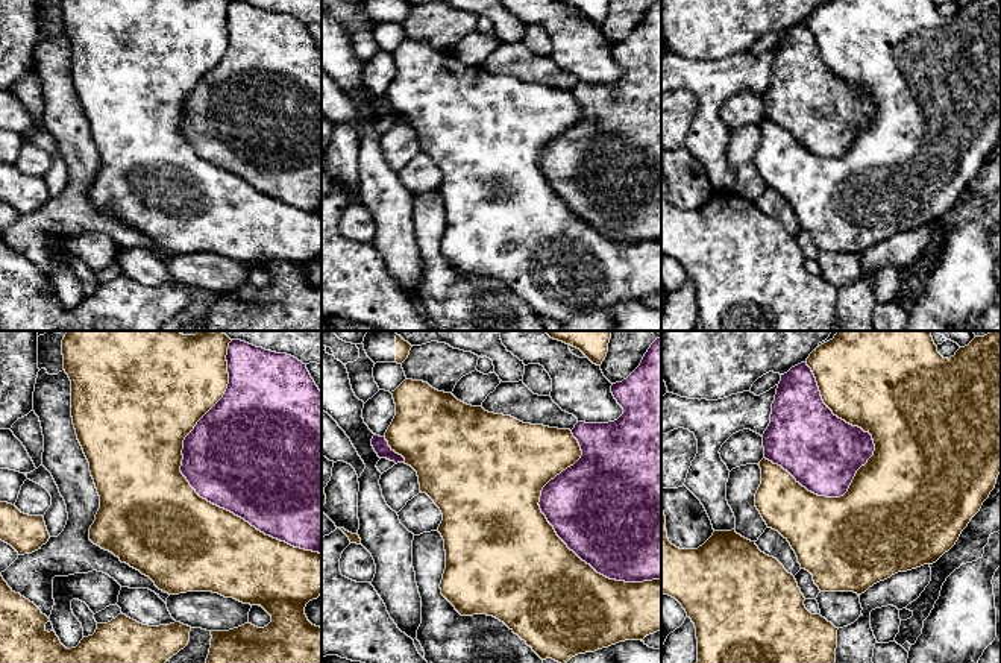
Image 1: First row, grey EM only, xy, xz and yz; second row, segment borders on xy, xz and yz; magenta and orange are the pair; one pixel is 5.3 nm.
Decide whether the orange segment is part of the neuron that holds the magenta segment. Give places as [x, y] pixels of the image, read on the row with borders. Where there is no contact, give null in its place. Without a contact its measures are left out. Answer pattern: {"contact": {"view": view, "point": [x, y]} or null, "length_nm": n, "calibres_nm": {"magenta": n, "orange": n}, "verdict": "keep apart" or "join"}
{"contact": {"view": "xy", "point": [185, 477]}, "length_nm": 1250, "calibres_nm": {"magenta": 480, "orange": 500}, "verdict": "keep apart"}

